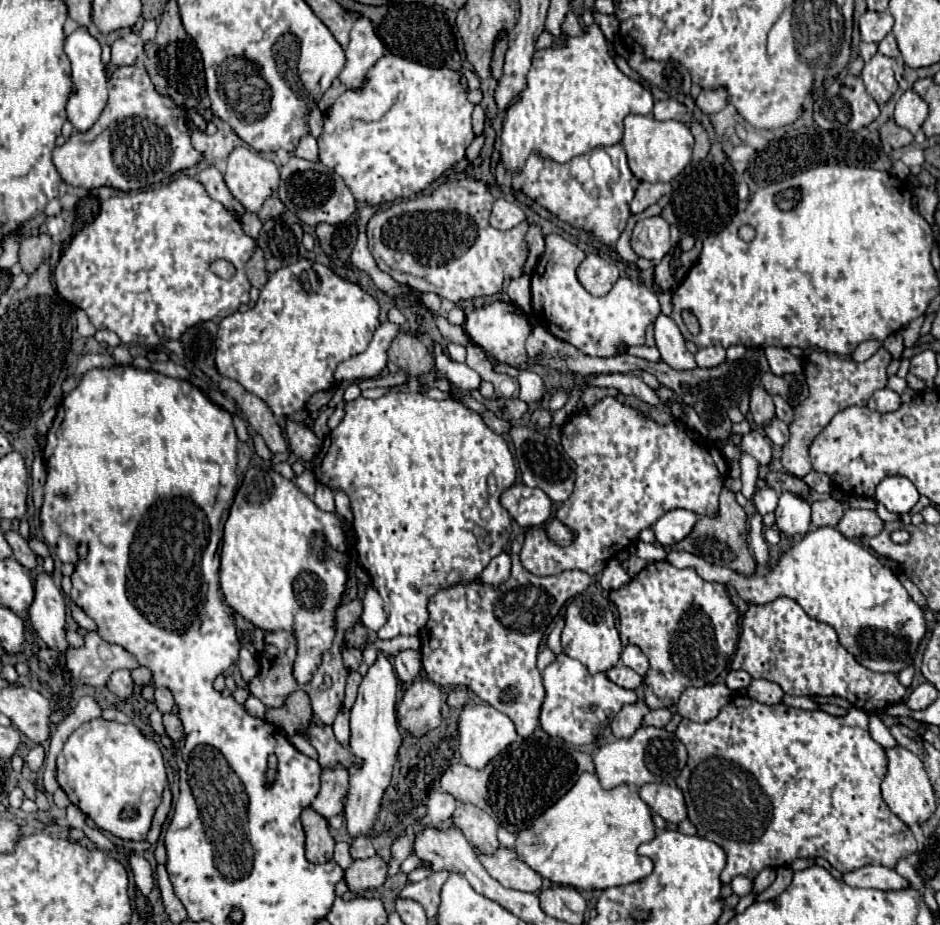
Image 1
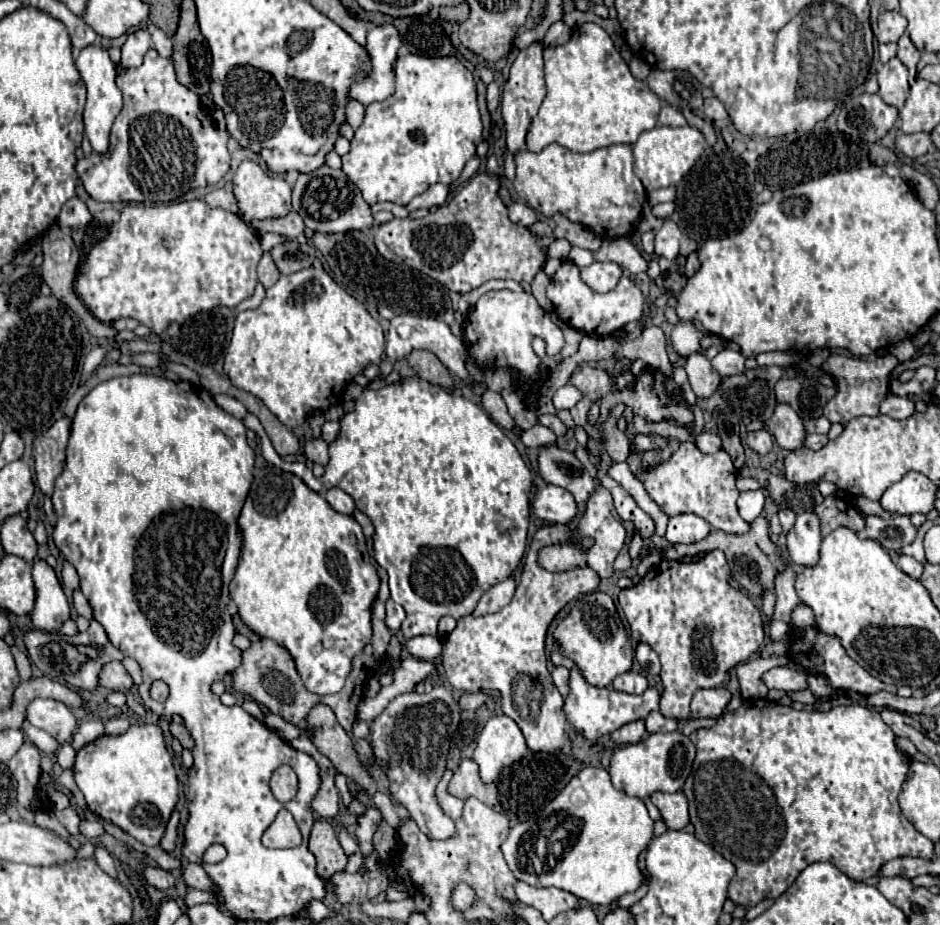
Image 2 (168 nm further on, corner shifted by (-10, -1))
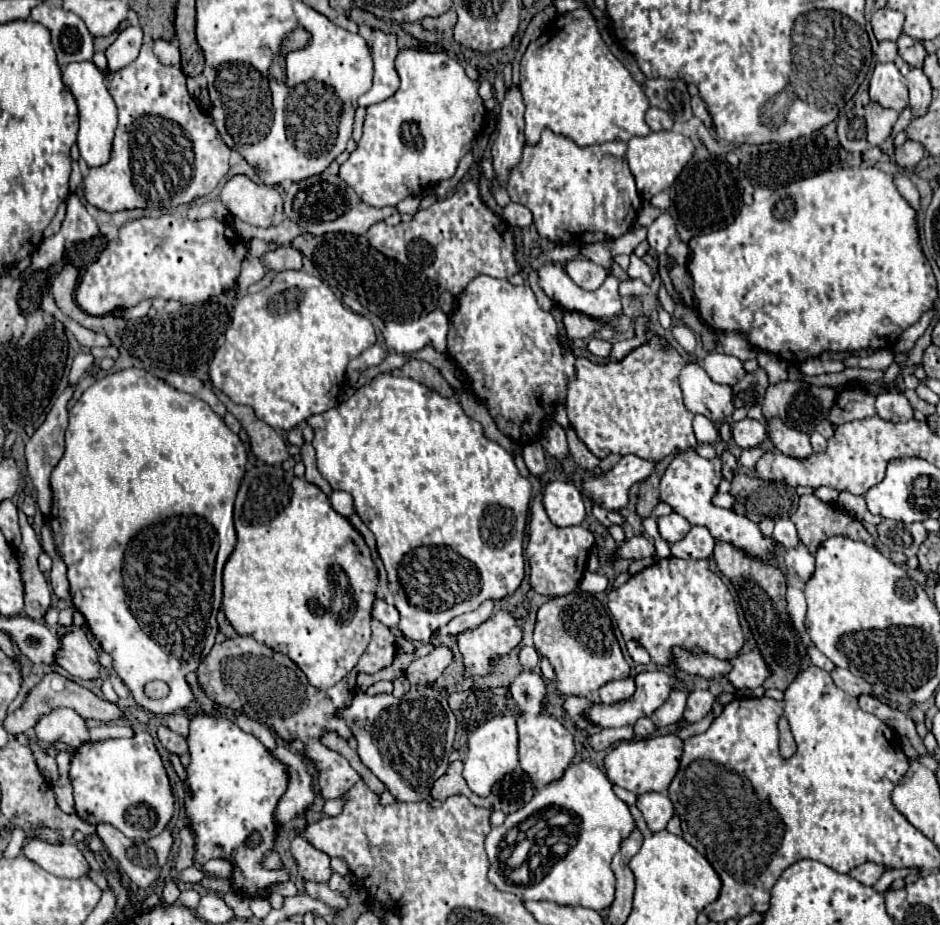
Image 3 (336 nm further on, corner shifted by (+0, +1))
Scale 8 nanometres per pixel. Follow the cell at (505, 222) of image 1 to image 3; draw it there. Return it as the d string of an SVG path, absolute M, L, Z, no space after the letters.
M509 203L503 209L503 219L511 225L517 225L517 227L529 227L533 223L531 211L525 205L519 205L519 203Z

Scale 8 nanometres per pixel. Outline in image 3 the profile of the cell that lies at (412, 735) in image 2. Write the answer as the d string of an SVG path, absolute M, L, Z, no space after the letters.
M413 685L403 699L397 699L387 693L371 697L367 693L357 691L351 705L335 711L335 715L345 719L347 727L357 739L357 751L361 761L373 771L375 777L379 777L387 785L387 789L397 797L397 801L405 803L405 801L427 799L433 783L447 771L449 755L453 751L457 721L447 705L447 699L433 685Z

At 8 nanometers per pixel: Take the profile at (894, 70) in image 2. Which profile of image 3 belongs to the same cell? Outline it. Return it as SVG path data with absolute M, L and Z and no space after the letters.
M877 63L869 83L871 101L881 107L903 111L909 103L909 91L895 63Z

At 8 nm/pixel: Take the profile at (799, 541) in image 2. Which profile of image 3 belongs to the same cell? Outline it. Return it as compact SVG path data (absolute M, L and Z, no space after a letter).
M799 543L795 549L789 549L785 553L785 563L787 563L787 571L791 575L797 575L793 579L801 581L803 585L811 579L811 575L815 571L815 557L807 551L807 547L803 543Z

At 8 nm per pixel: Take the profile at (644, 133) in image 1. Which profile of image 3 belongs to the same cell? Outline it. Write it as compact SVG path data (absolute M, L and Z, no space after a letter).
M657 131L649 133L647 137L633 137L627 143L627 163L631 167L631 173L637 181L637 189L645 201L649 201L653 195L669 189L677 175L683 171L683 167L693 157L695 145L689 137L675 133L675 131Z

